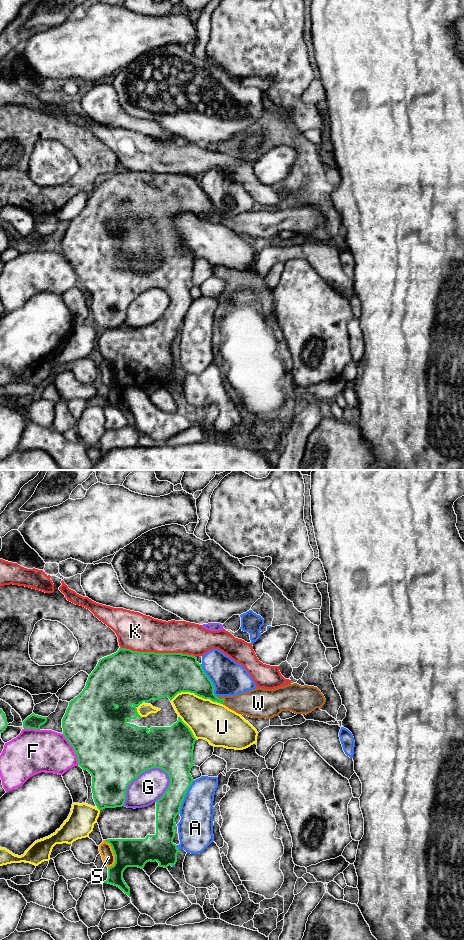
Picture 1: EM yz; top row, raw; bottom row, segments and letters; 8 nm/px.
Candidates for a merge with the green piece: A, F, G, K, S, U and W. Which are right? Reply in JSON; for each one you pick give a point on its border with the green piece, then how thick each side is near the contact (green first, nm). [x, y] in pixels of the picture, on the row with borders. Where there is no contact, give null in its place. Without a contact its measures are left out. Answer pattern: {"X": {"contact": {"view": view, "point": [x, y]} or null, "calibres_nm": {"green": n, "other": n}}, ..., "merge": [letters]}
{"W": {"contact": {"view": "yz", "point": [221, 699]}, "calibres_nm": {"green": 200, "other": 200}}, "merge": ["W"]}

